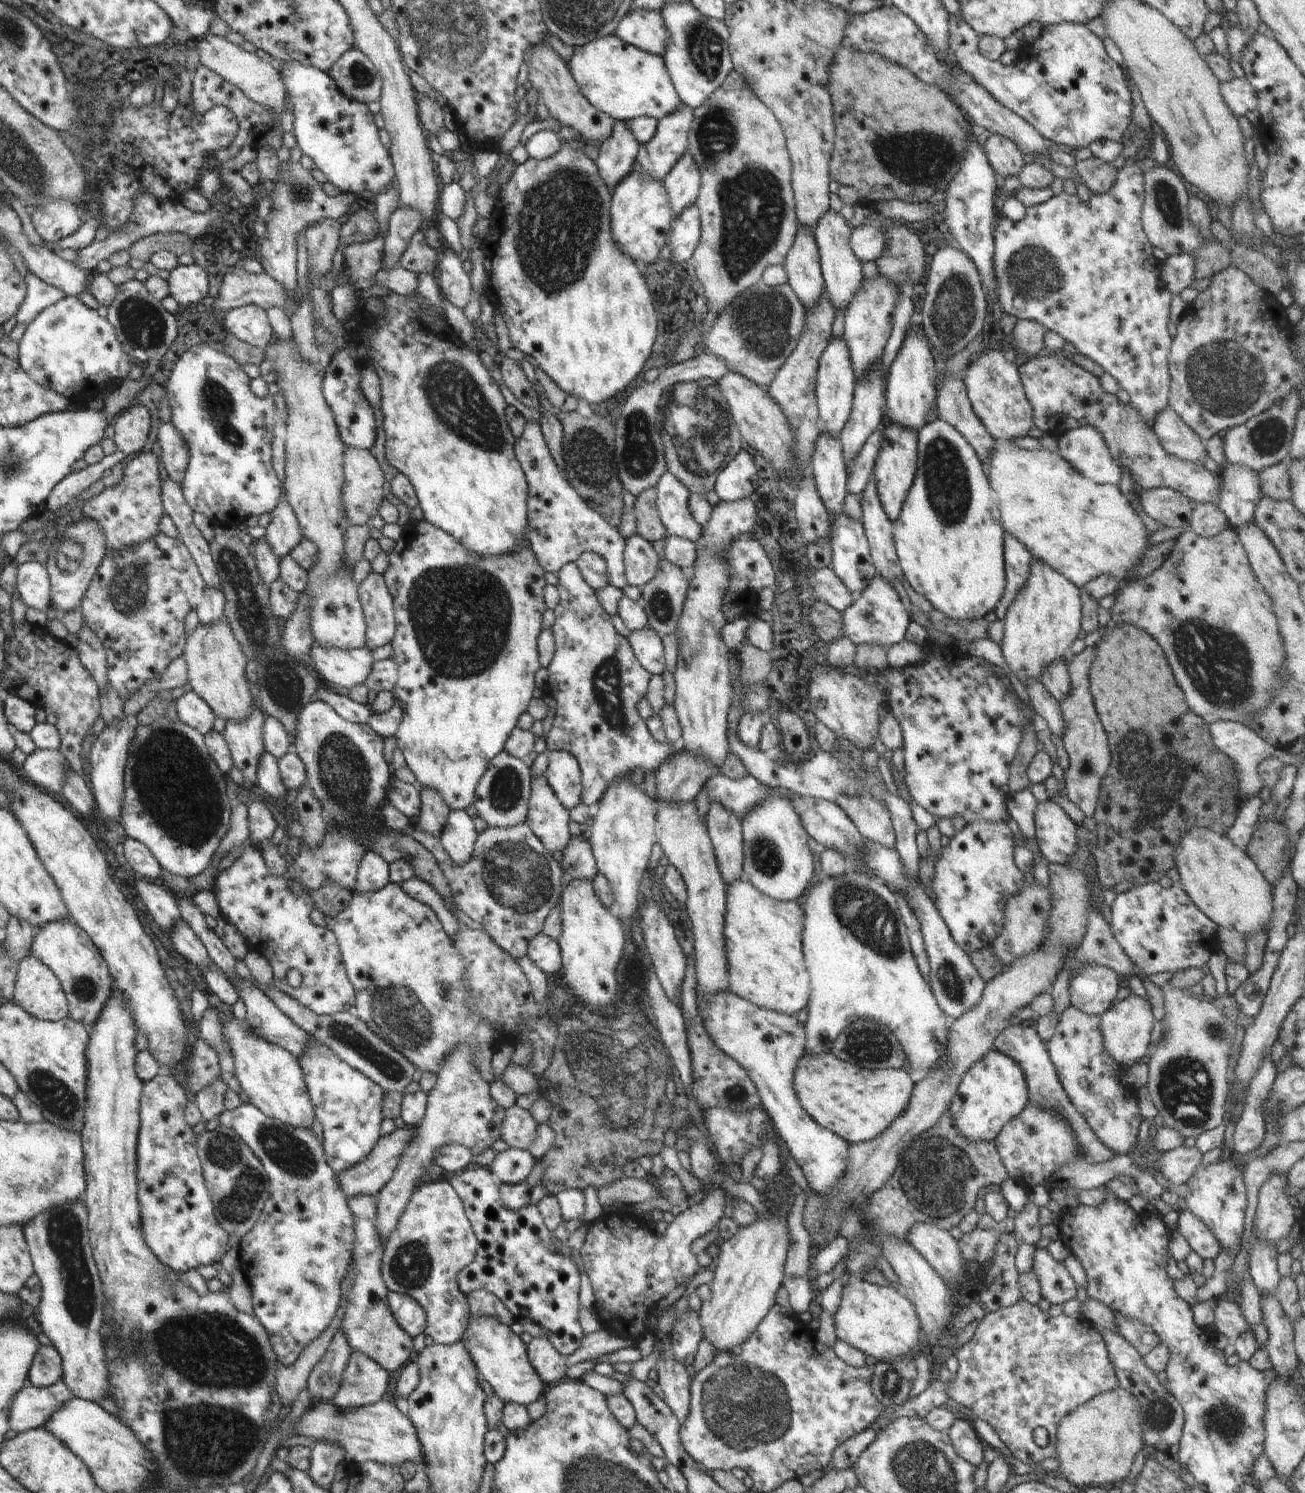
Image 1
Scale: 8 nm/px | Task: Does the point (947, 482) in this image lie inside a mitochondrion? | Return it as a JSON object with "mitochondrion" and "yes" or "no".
{"mitochondrion":"yes"}

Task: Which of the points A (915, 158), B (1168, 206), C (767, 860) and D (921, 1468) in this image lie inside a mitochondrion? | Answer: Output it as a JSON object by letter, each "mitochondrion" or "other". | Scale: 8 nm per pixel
{"A":"mitochondrion","B":"mitochondrion","C":"mitochondrion","D":"mitochondrion"}

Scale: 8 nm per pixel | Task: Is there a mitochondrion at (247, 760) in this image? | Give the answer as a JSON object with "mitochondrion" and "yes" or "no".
{"mitochondrion":"no"}

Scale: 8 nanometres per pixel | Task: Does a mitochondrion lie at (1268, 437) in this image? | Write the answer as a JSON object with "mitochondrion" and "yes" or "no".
{"mitochondrion":"yes"}

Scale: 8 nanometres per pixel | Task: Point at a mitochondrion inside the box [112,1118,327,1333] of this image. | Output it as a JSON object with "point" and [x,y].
{"point":[236,1206]}

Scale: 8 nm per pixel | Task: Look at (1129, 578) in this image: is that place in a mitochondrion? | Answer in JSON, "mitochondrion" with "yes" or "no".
{"mitochondrion":"no"}

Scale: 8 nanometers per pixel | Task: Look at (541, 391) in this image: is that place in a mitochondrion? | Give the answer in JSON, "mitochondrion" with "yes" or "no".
{"mitochondrion":"no"}

